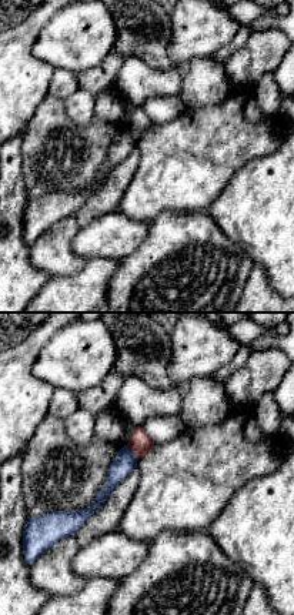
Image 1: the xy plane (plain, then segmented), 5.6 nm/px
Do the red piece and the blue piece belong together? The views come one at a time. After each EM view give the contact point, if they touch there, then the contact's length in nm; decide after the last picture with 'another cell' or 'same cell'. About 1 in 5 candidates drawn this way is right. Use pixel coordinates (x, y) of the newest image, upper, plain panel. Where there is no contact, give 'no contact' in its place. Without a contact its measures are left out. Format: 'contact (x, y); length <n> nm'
contact (133, 131); length 110 nm

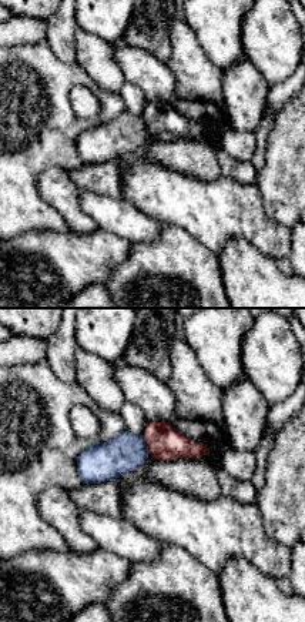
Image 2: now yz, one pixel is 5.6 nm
contact (146, 124); length 110 nm

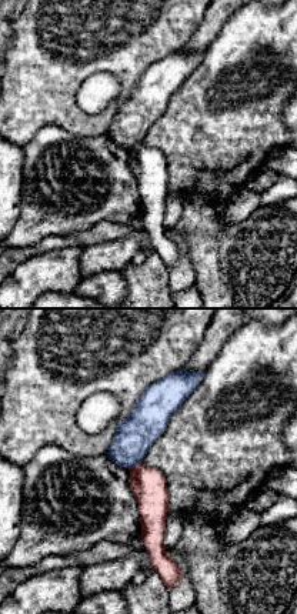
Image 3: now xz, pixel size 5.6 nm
contact (136, 146); length 80 nm

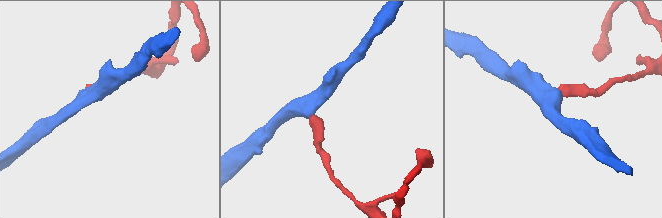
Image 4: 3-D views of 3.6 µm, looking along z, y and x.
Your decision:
another cell

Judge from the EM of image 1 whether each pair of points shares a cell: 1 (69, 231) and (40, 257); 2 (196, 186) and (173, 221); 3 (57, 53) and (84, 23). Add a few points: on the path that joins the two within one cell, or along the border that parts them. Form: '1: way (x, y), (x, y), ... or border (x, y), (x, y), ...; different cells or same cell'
1: way (62, 237), (47, 251); same cell
2: border (204, 210), (166, 210), (149, 223); different cells
3: way (64, 46), (80, 30); same cell

